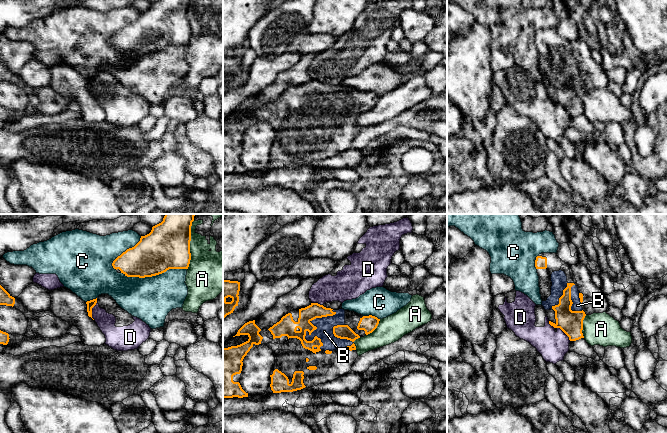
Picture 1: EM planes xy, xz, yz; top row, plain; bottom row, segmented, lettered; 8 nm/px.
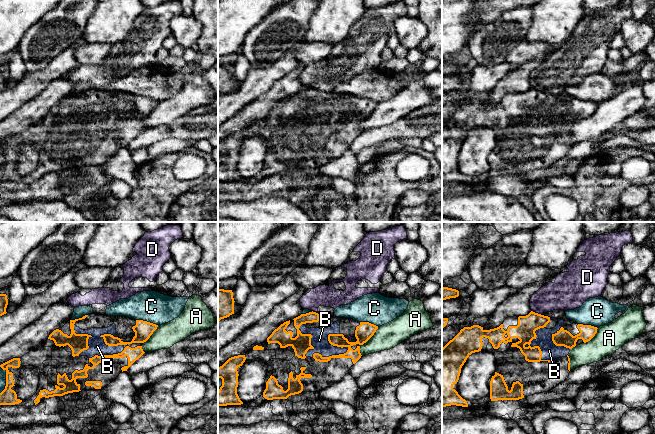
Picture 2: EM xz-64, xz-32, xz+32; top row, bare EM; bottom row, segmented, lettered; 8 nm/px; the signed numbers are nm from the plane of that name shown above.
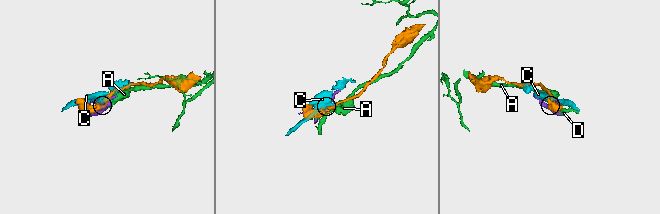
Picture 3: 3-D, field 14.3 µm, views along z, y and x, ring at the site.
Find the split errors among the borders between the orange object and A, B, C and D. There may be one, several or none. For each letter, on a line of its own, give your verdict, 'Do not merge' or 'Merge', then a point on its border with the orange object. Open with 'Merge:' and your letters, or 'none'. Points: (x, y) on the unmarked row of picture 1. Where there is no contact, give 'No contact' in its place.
Merge: B
A: Do not merge. Touches orange at xy (189, 22)
B: Merge. Touches orange at xz (312, 95)
C: Do not merge. Touches orange at xy (154, 51)
D: Do not merge. Touches orange at xy (91, 86)

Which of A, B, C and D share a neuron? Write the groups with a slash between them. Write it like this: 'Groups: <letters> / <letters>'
Groups: A / B / C / D

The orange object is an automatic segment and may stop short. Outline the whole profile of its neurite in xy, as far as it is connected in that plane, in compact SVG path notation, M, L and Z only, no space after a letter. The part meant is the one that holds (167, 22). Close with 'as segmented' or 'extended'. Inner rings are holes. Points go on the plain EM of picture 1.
M157 0L149 10L141 12L140 17L127 25L112 39L114 45L119 45L127 53L152 53L169 45L188 45L191 29L192 0Z; as segmented

